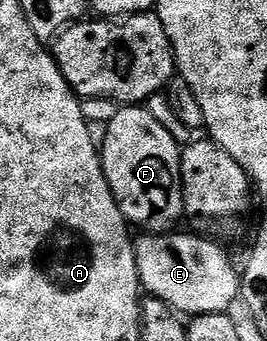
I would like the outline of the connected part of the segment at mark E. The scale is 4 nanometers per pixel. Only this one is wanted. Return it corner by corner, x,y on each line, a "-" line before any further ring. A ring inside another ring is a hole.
164,231
150,235
136,236
133,241
134,265
142,292
150,295
156,301
163,301
168,309
176,314
188,313
188,318
194,319
210,313
227,313
230,305
240,300
241,273
238,268
233,269
230,261
225,257
221,246
206,241
206,236
191,233
175,233

